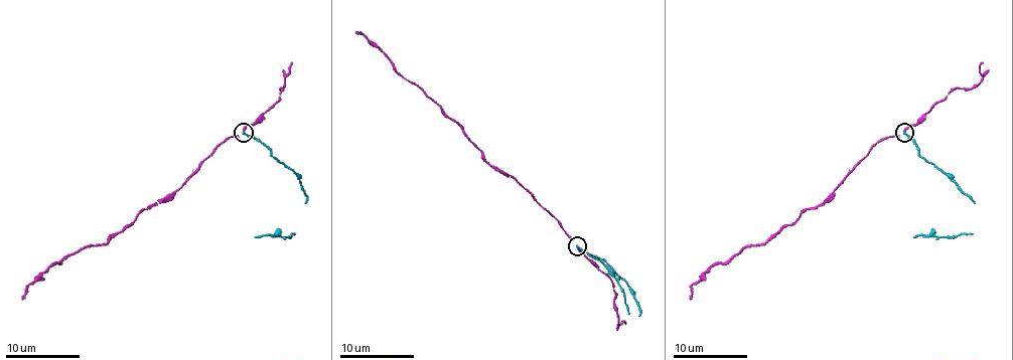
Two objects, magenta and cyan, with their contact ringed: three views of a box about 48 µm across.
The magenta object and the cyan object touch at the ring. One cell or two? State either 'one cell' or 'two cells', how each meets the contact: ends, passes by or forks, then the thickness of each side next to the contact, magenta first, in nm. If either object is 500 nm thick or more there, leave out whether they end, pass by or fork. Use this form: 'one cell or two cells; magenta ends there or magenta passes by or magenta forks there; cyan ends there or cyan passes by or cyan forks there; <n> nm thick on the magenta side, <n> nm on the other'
two cells; magenta passes by; cyan ends there; 140 nm thick on the magenta side, 180 nm on the other

